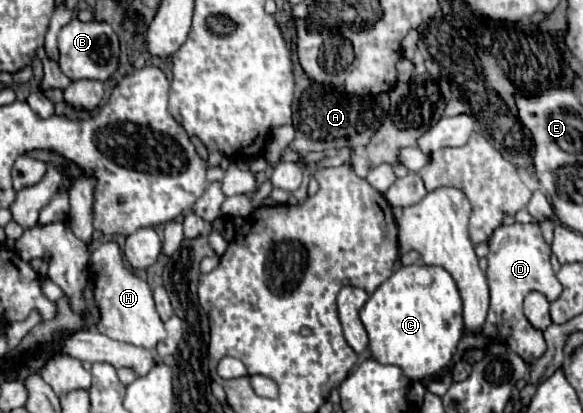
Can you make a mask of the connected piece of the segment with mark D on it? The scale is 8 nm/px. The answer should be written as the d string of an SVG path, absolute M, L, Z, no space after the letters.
M536 222L504 226L504 232L506 232L506 238L500 242L496 250L488 254L486 278L490 286L490 310L488 310L488 318L482 332L484 336L496 342L508 344L518 356L526 360L526 364L530 364L532 360L538 360L544 354L546 342L542 338L542 332L534 330L534 326L524 316L522 300L528 292L536 290L536 292L542 292L552 302L560 296L562 286L552 272L550 246L544 240L540 226Z

